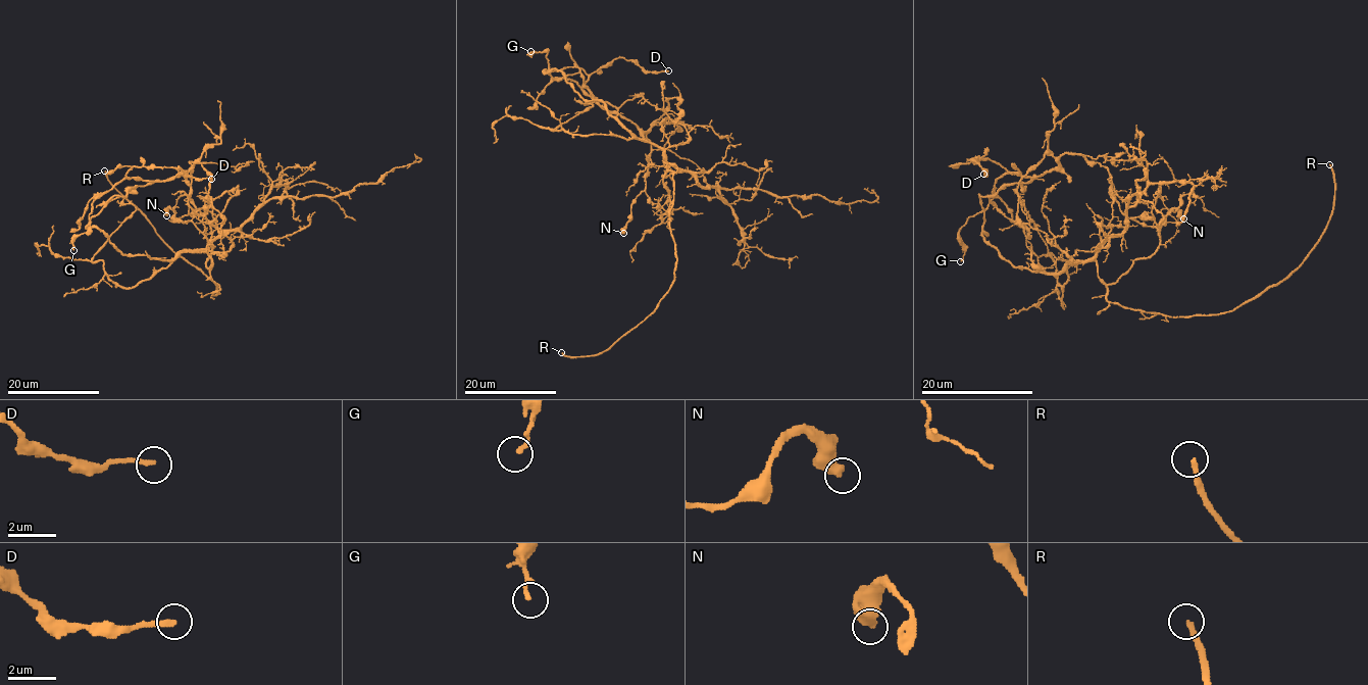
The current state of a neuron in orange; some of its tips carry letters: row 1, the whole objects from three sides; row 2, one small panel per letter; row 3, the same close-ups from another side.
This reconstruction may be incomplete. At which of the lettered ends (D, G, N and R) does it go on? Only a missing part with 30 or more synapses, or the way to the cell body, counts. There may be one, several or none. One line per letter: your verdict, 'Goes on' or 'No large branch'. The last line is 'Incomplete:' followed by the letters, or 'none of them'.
D: No large branch
G: No large branch
N: No large branch
R: Goes on
Incomplete: R

